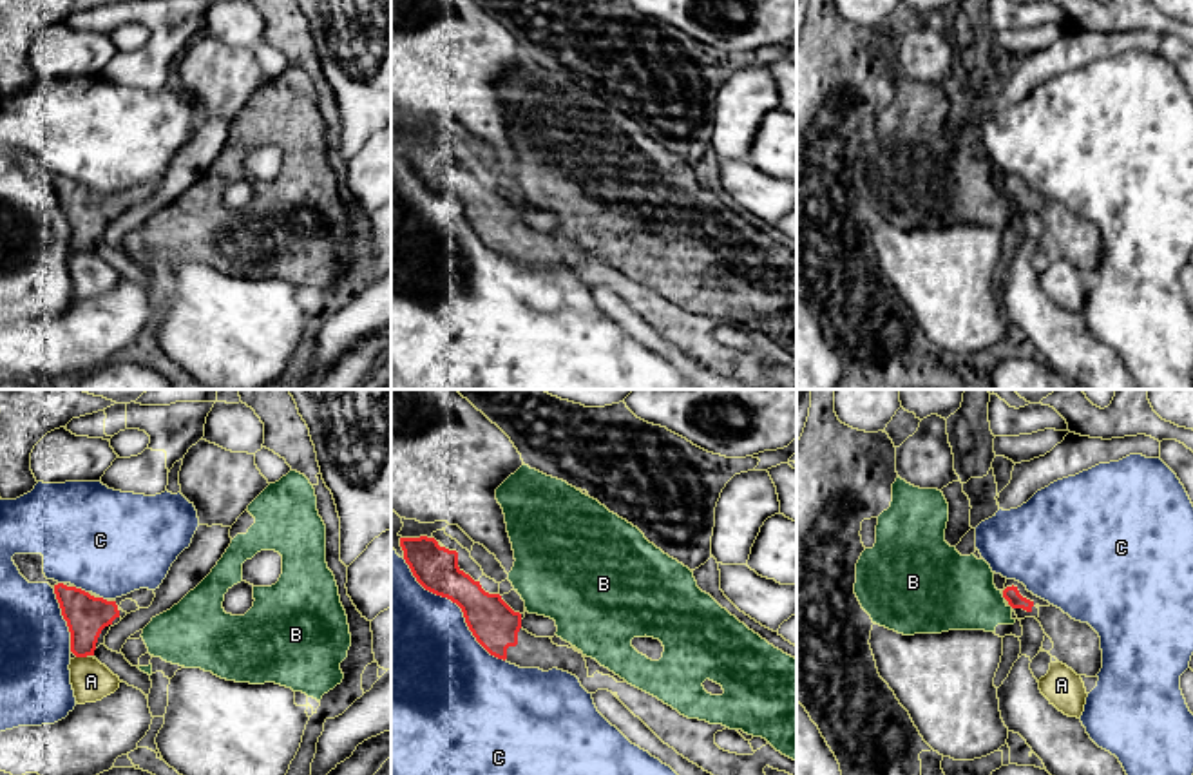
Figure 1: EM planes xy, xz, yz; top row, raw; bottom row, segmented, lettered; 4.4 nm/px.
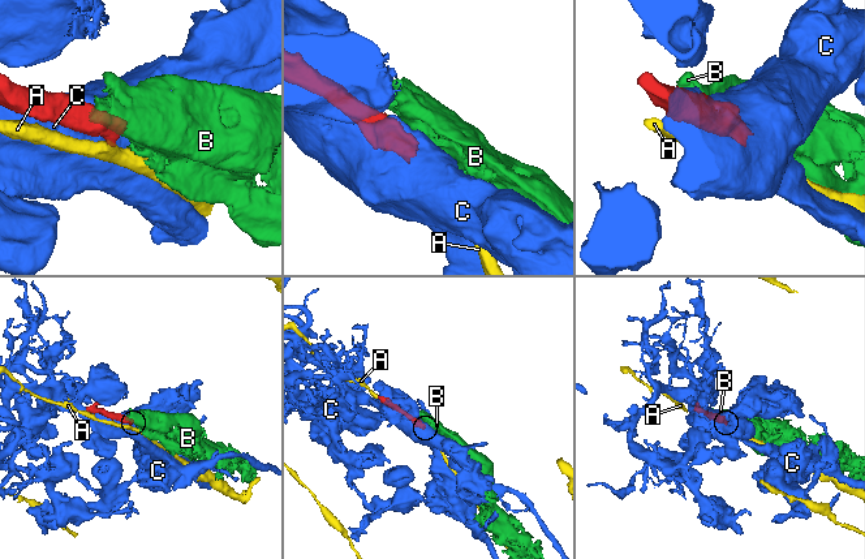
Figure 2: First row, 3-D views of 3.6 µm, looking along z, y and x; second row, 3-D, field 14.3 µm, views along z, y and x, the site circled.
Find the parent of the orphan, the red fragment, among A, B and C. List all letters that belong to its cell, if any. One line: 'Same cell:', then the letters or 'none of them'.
Same cell: none of them

